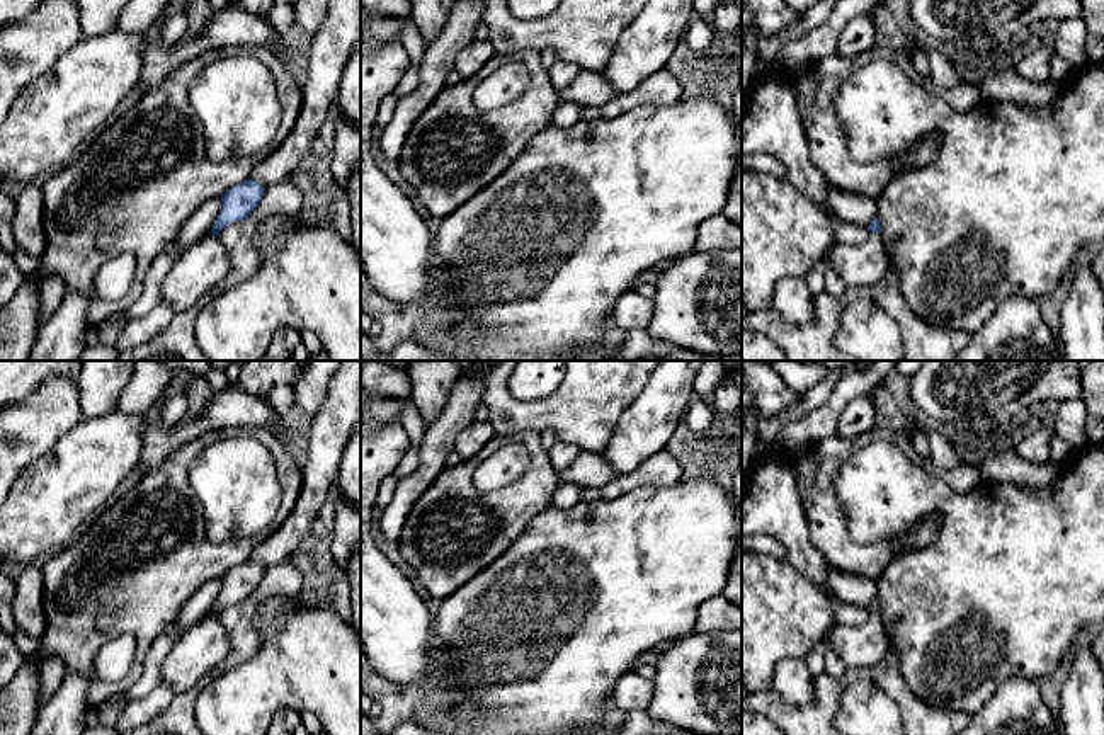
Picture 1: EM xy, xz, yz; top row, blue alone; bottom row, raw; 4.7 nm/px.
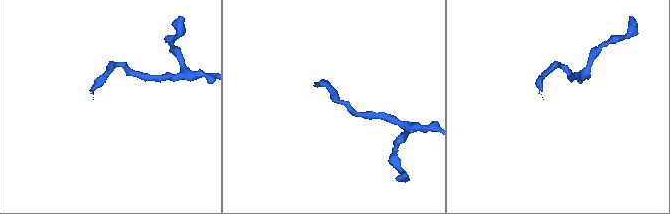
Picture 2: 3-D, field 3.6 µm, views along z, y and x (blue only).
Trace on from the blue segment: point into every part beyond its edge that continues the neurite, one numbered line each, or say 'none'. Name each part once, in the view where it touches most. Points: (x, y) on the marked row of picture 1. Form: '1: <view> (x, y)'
1: yz (863, 266)

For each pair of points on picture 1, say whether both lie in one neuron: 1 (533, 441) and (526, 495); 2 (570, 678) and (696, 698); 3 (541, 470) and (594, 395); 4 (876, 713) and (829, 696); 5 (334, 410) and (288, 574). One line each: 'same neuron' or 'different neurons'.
1: same neuron
2: different neurons
3: different neurons
4: different neurons
5: different neurons

